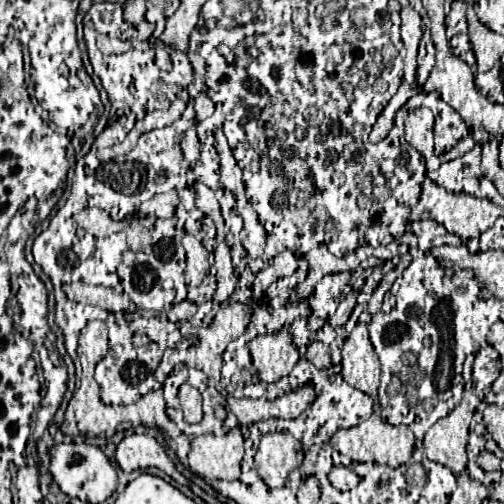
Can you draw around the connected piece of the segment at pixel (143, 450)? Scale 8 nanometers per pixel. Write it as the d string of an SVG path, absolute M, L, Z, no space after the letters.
M131 434L123 438L117 446L115 458L121 466L123 472L133 472L133 470L145 470L145 468L159 468L167 476L171 476L177 484L191 486L191 482L181 476L175 468L175 464L167 458L165 448L151 436L147 434Z

